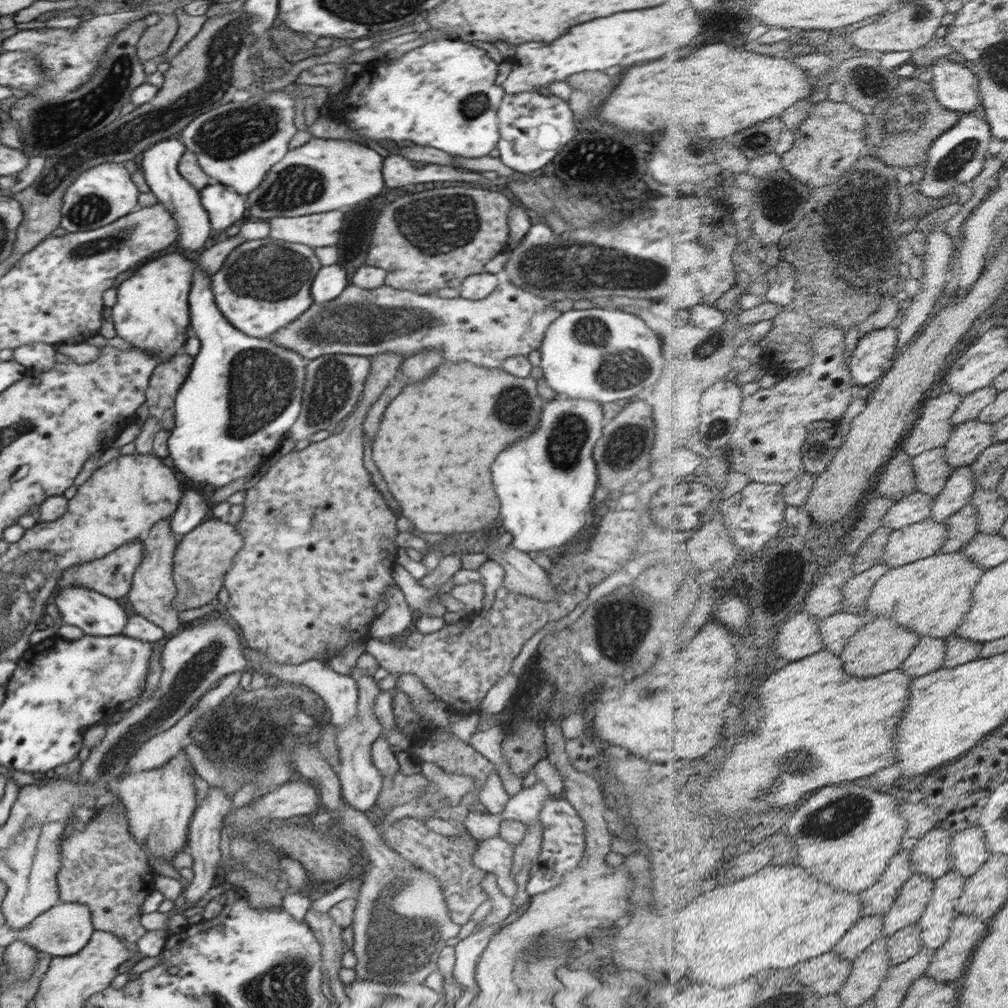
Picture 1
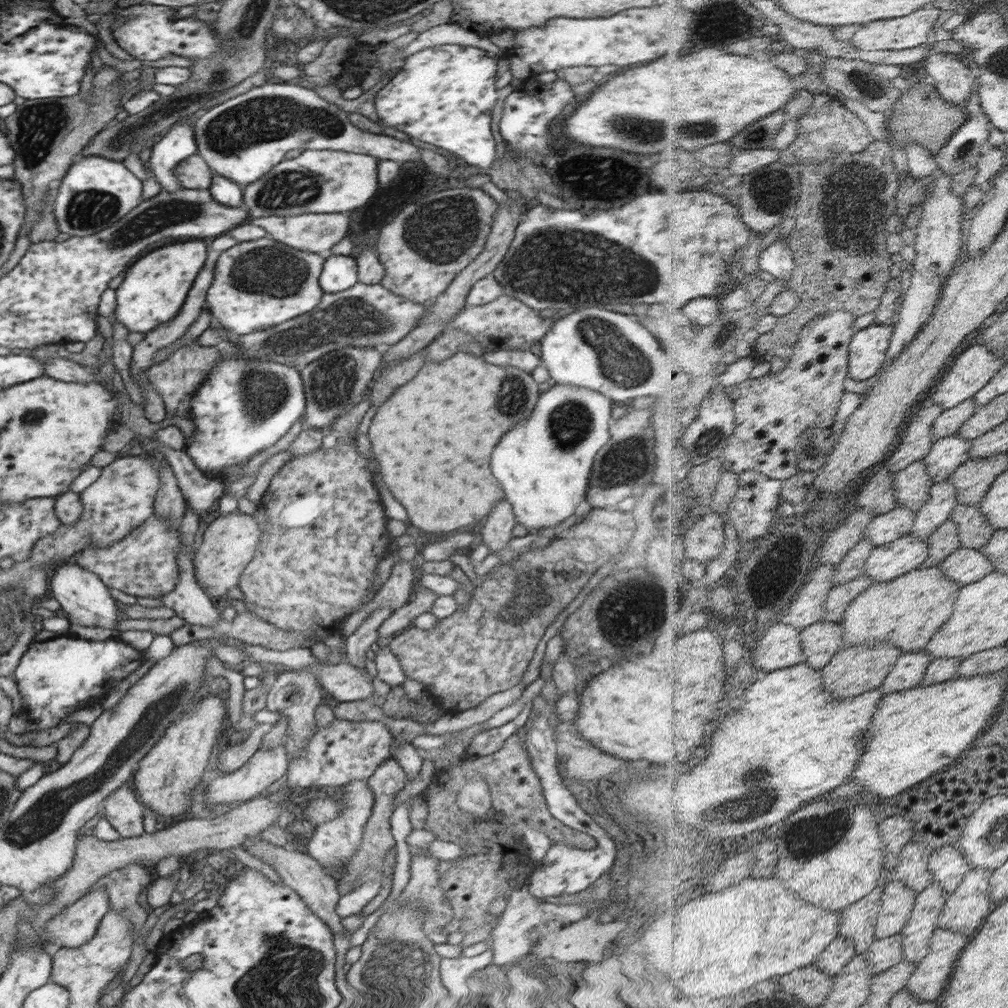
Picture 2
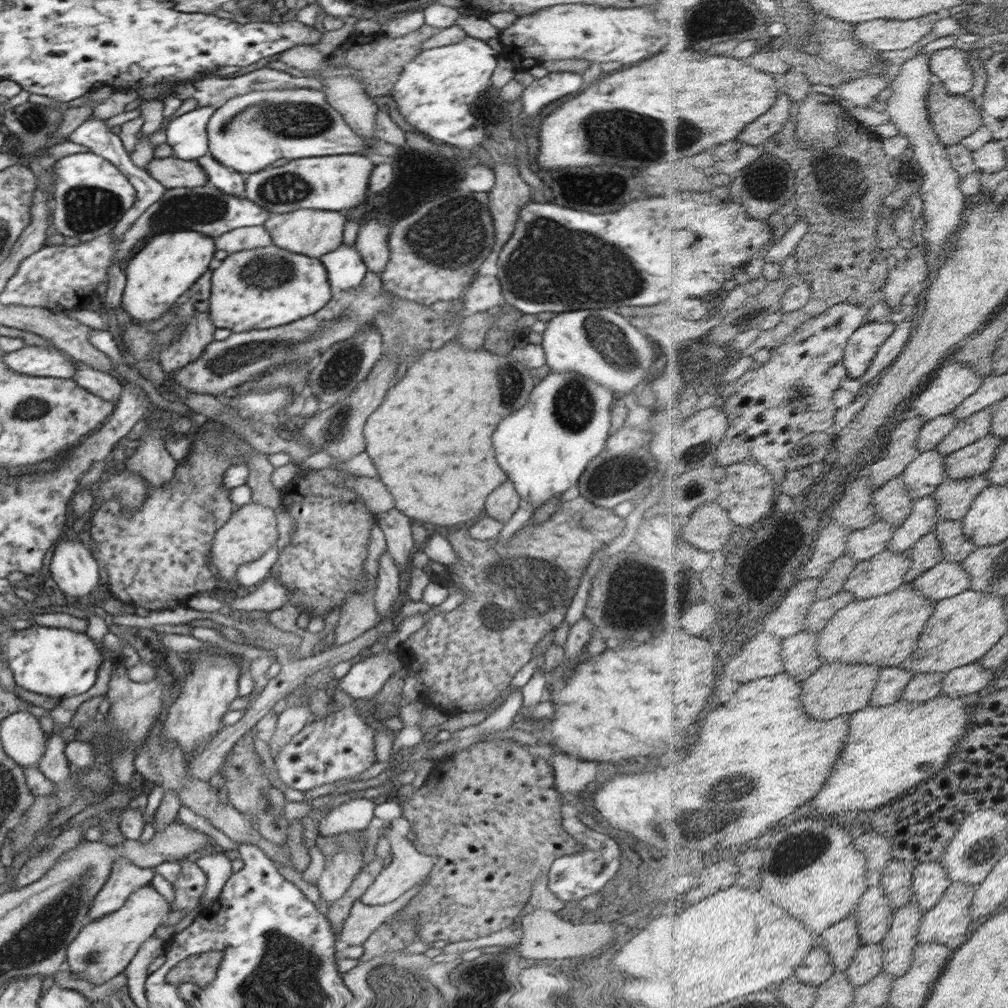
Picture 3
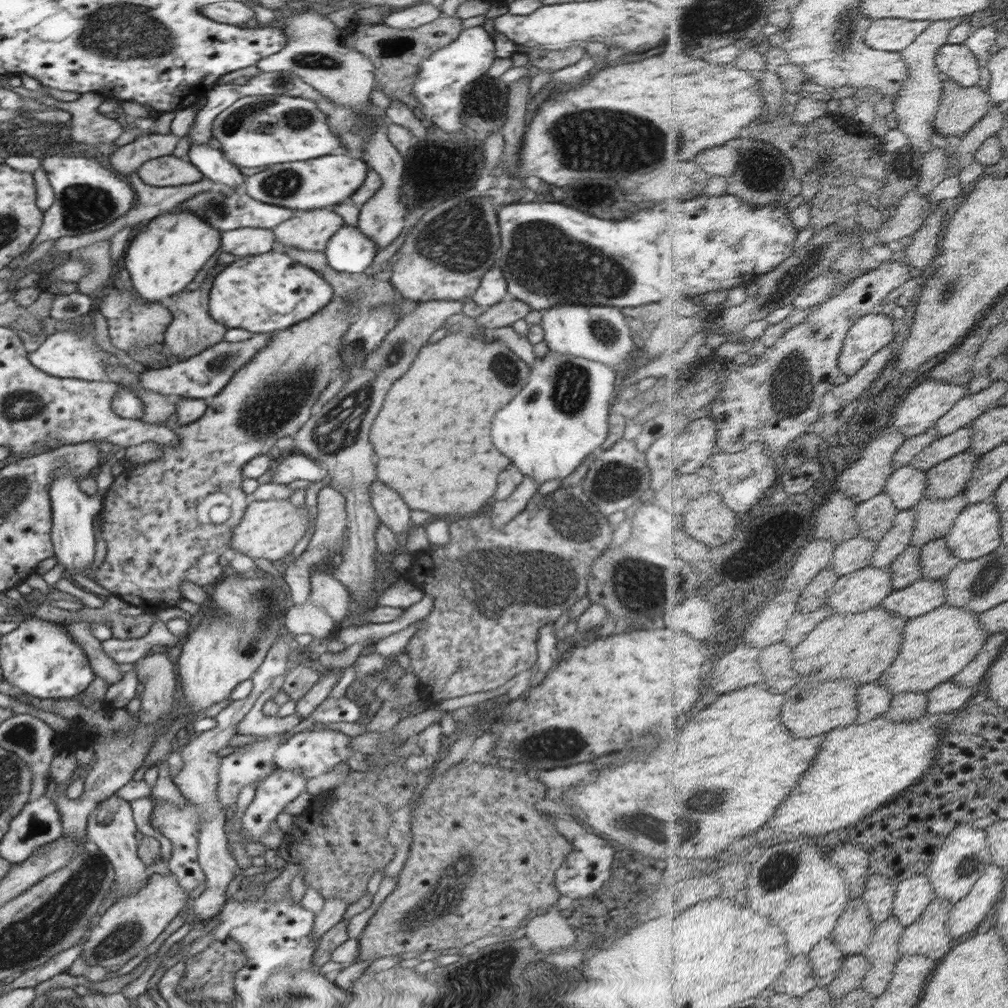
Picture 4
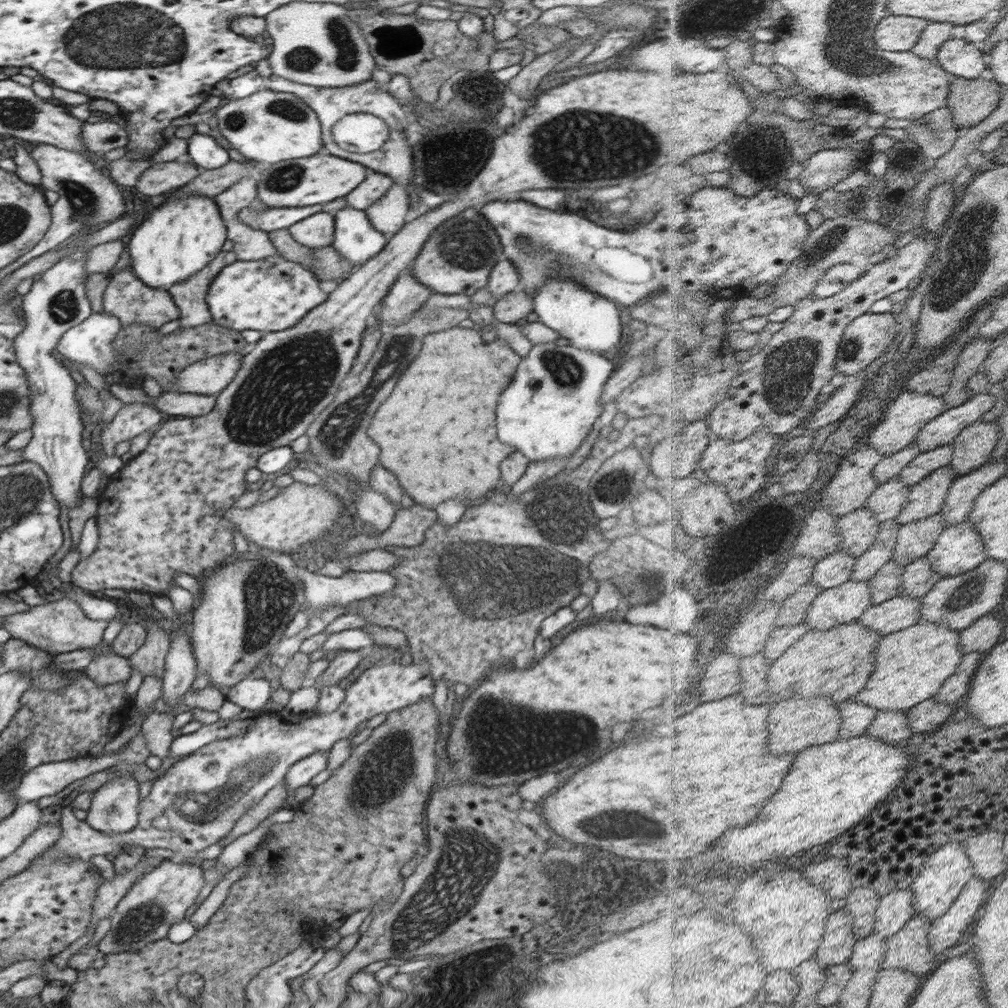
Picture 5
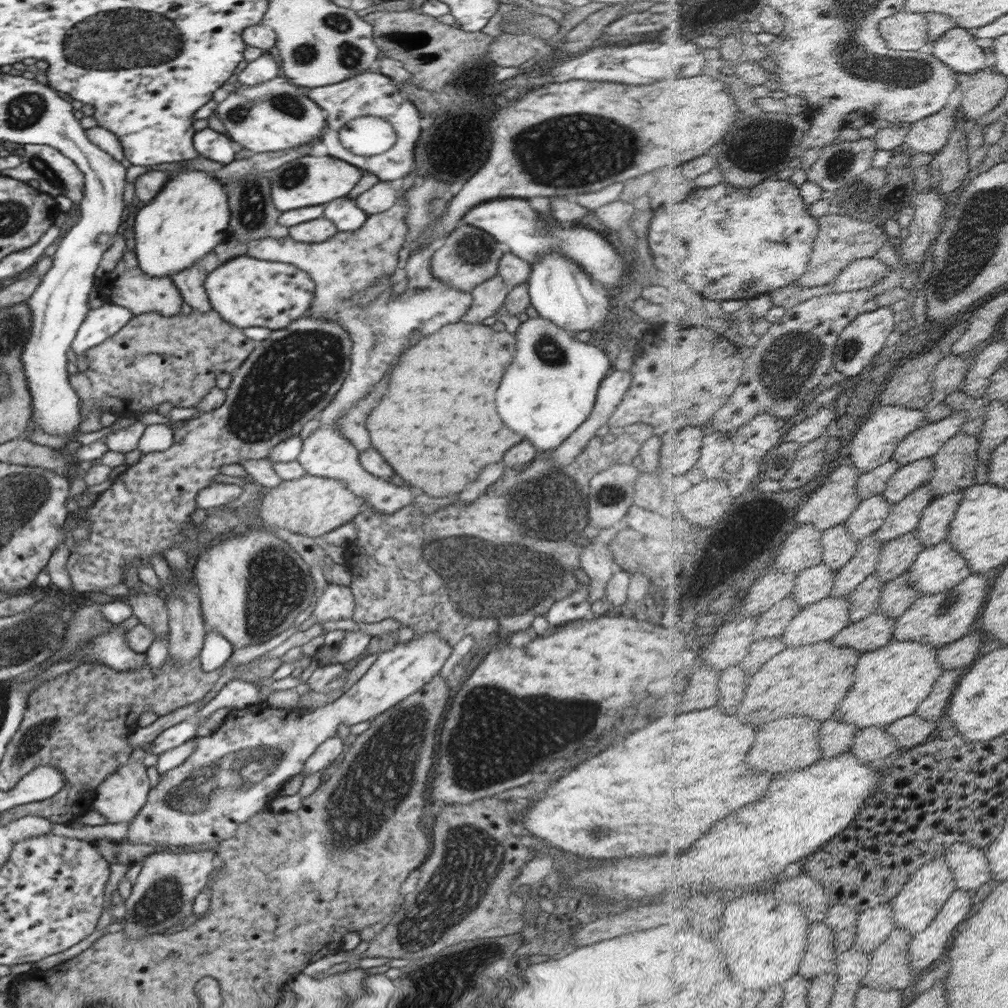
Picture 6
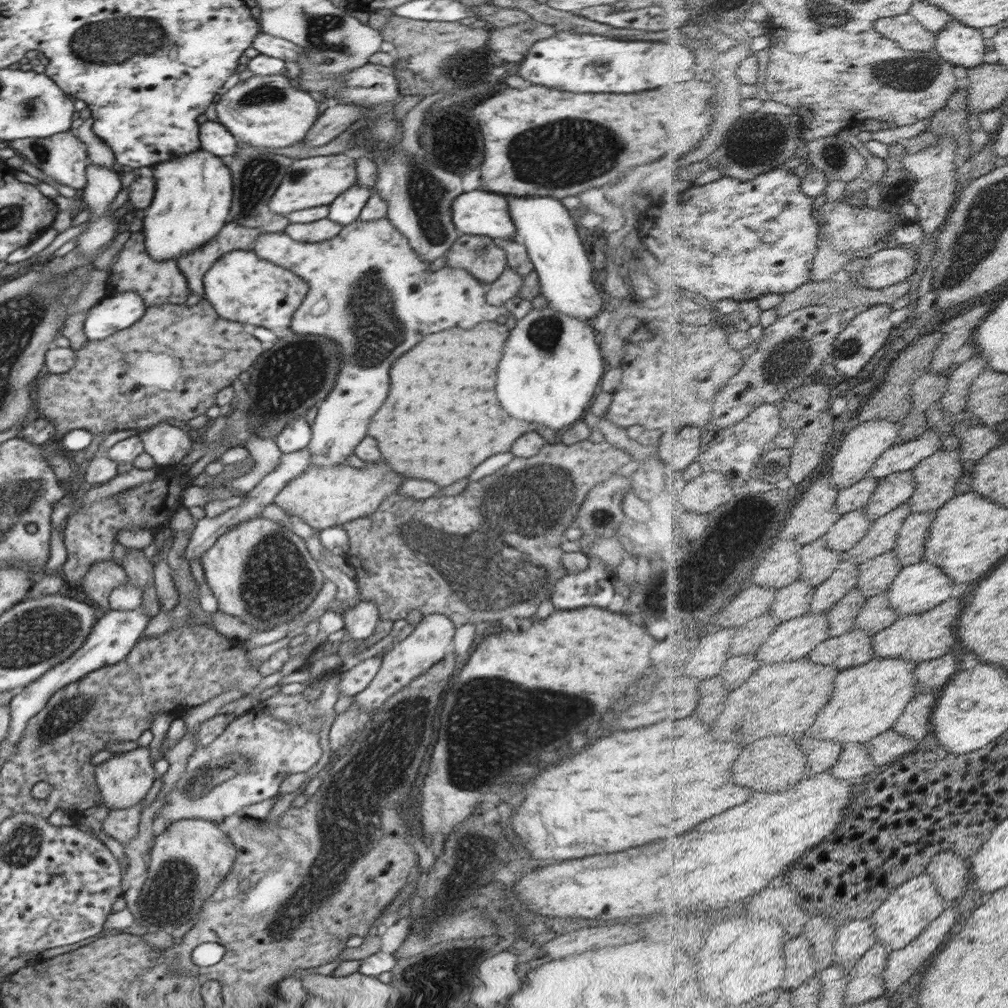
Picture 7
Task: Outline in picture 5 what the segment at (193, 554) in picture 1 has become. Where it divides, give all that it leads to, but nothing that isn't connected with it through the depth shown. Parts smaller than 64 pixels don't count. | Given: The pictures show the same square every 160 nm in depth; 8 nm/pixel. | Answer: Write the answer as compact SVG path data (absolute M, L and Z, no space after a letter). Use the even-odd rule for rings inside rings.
M293 483L274 498L250 508L230 507L223 515L242 532L246 540L254 542L262 552L270 550L296 555L300 546L318 540L335 527L345 510L342 499L322 486Z

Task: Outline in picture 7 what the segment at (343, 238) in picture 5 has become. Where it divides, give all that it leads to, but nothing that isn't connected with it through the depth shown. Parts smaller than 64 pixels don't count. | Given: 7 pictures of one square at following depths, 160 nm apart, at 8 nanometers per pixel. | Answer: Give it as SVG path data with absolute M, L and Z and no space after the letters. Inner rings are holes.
M357 182L354 183L342 196L338 196L330 204L330 220L346 226L358 220L361 210L365 207L368 199L374 191L366 187L361 187Z

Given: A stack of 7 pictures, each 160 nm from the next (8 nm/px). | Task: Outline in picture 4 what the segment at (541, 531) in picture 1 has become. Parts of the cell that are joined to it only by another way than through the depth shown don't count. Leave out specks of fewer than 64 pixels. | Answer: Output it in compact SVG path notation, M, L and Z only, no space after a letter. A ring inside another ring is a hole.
M549 351L544 358L538 358L534 362L534 366L530 369L528 382L526 382L526 386L522 388L522 392L520 392L520 394L516 394L516 396L514 396L514 400L510 400L510 404L506 404L506 406L504 406L504 408L494 416L494 422L492 422L492 440L494 440L494 446L496 446L502 454L506 454L506 456L512 460L512 464L514 464L516 468L520 468L520 472L524 474L524 477L530 476L538 486L552 479L562 480L567 478L576 470L576 468L578 468L578 466L580 466L580 464L582 464L582 460L584 460L588 454L599 453L601 444L608 436L608 417L611 410L611 404L616 398L614 392L616 376L617 373L615 370L604 366L604 364Z

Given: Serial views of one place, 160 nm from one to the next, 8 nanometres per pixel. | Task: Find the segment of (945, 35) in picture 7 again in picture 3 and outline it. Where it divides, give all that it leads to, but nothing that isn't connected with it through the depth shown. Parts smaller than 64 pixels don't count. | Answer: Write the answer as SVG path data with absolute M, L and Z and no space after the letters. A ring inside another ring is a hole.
M957 45L939 50L931 57L932 70L955 95L969 93L977 83L970 55L970 52Z

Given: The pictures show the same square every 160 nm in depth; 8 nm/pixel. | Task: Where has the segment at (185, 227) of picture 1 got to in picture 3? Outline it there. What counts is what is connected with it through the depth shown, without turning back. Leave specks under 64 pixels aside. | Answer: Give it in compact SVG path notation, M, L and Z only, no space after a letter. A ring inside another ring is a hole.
M217 106L200 107L172 119L167 126L166 142L172 147L174 157L196 161L197 158L208 154L207 124L216 109Z

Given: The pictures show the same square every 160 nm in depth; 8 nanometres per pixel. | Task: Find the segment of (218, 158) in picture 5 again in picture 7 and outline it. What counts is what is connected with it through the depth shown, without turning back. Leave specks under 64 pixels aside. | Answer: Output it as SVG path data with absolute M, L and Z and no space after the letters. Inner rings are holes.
M205 121L199 125L199 140L201 148L205 151L212 152L216 156L226 156L234 154L239 146L236 138L223 125L217 122Z

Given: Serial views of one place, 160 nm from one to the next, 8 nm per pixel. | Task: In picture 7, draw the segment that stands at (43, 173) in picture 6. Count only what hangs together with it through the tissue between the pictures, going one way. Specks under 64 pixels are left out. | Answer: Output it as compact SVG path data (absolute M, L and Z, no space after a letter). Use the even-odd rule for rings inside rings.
M66 131L64 135L54 135L46 139L14 140L10 144L12 144L11 148L22 152L25 160L39 168L51 180L71 186L76 190L86 186L87 146L77 138L74 131Z

